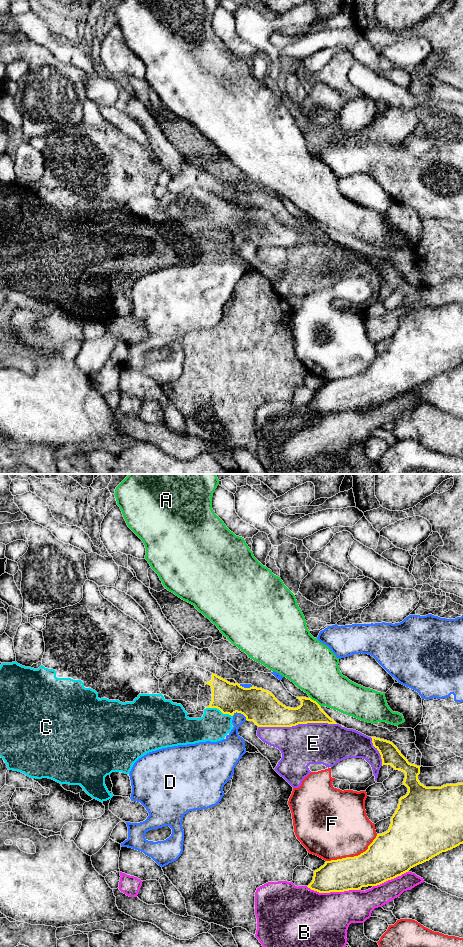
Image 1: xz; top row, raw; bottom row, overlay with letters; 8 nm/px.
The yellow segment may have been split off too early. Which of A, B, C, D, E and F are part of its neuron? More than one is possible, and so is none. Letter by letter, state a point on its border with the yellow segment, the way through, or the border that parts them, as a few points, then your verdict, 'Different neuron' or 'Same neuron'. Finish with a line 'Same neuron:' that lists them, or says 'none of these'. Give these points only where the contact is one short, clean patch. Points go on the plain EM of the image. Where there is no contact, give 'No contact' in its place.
A: Touches yellow at xz (315, 221). Different neuron
B: Touches yellow at xz (332, 411). Different neuron
C: Touches yellow at xz (219, 229). Different neuron
D: Touches yellow at xz (240, 232). Different neuron
E: Touches yellow at xz (297, 244). Different neuron
F: Touches yellow at xz (354, 376). Different neuron
Same neuron: none of these

